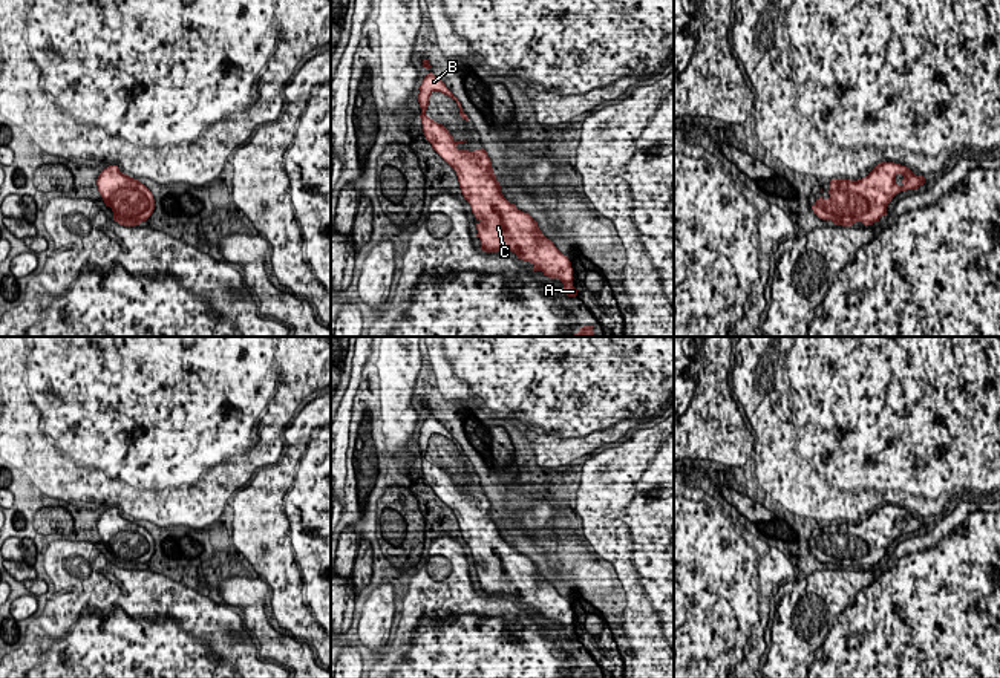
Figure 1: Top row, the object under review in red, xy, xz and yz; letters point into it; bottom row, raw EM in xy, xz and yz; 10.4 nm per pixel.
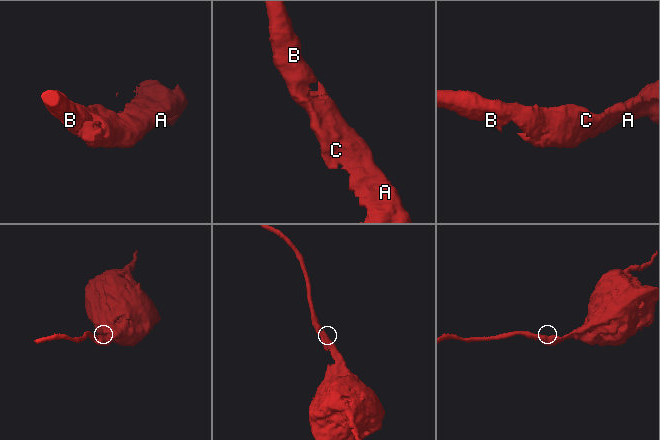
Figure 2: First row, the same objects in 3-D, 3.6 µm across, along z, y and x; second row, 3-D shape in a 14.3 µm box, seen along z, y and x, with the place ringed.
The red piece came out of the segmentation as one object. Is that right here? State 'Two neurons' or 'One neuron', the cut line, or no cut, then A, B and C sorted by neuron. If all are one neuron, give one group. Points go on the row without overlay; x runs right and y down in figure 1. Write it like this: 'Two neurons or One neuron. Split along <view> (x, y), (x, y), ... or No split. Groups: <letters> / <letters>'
One neuron. No split. Groups: A B C

